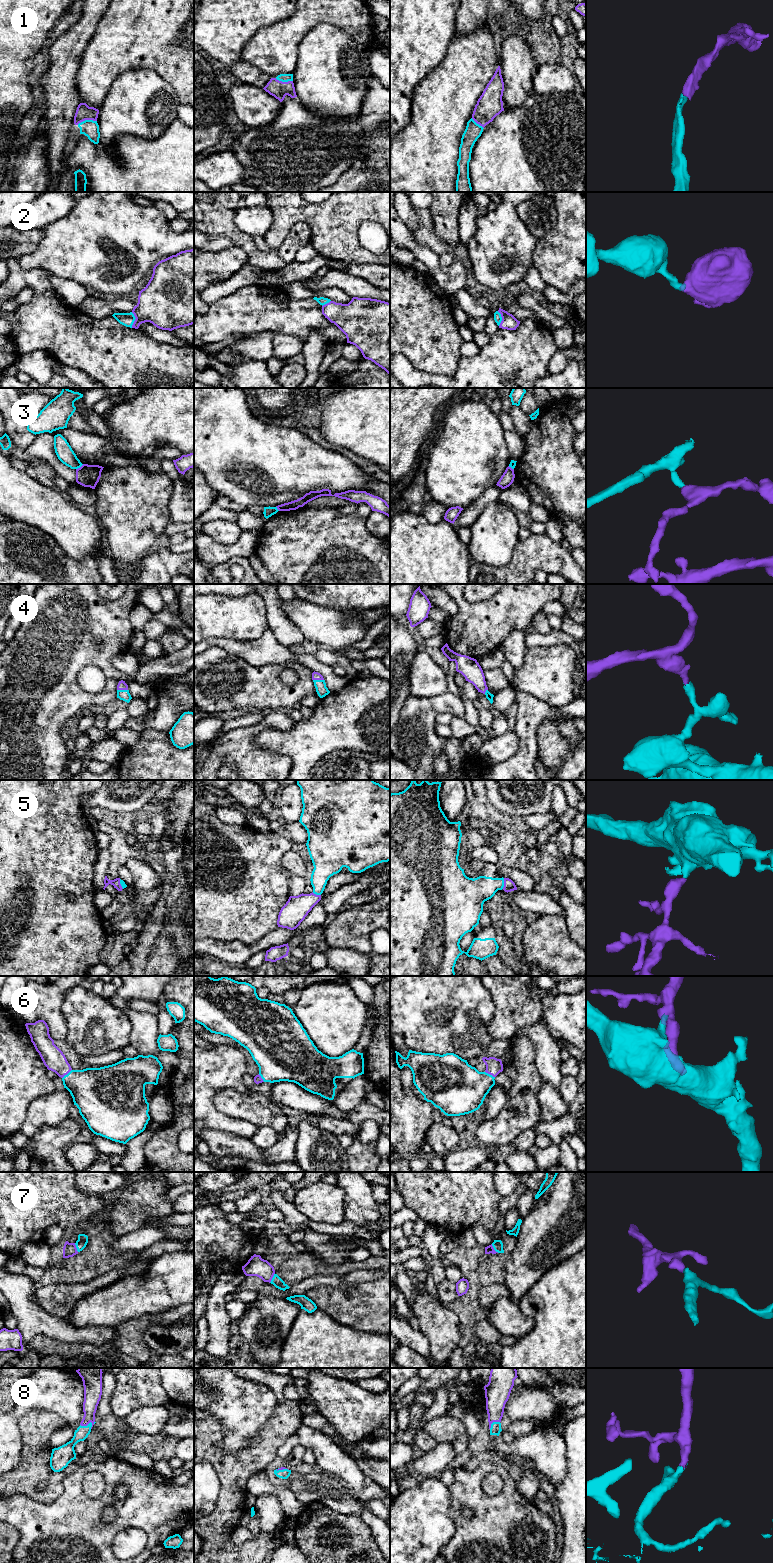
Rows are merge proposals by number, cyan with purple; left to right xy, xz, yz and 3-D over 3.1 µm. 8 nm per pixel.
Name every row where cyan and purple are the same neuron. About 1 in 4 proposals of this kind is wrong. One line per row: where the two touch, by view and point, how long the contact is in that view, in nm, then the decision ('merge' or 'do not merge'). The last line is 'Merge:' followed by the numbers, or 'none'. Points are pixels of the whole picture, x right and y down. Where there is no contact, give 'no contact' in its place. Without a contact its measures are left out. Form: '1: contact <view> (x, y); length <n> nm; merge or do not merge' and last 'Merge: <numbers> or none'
1: contact xy (86, 120); length 160 nm; merge
2: contact xy (134, 320); length 130 nm; merge
3: contact xy (79, 467); length 80 nm; do not merge
4: contact xy (122, 690); length 90 nm; merge
5: contact yz (503, 883); length 90 nm; merge
6: contact xy (67, 1074); length 110 nm; merge
7: contact yz (494, 1249); length 90 nm; merge
8: contact xy (88, 1424); length 120 nm; merge
Merge: 1, 2, 4, 5, 6, 7, 8

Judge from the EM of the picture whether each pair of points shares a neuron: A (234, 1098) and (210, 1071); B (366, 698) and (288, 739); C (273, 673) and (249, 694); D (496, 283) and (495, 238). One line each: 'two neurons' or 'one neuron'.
A: two neurons
B: one neuron
C: one neuron
D: one neuron

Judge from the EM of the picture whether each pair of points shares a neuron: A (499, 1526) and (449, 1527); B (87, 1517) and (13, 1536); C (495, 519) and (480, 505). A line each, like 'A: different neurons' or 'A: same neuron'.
A: different neurons
B: different neurons
C: different neurons

